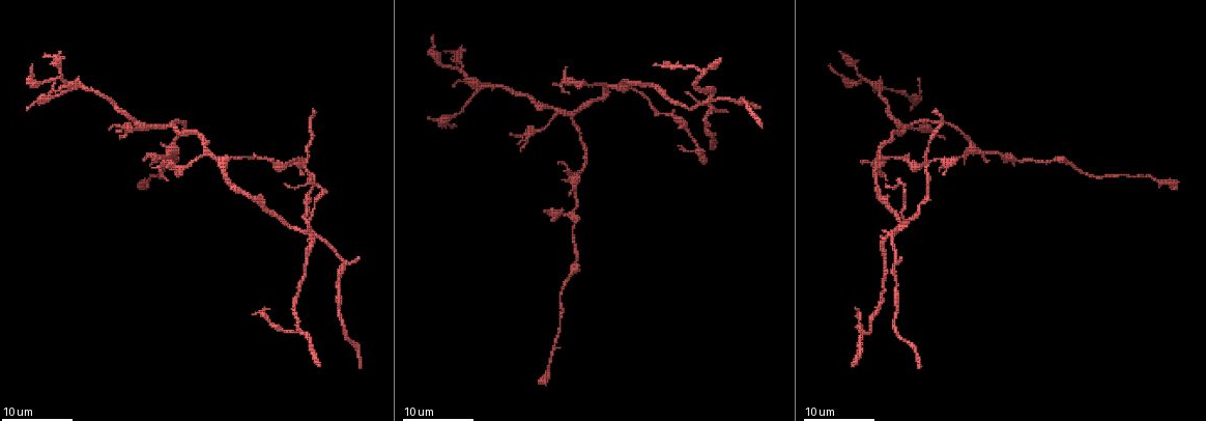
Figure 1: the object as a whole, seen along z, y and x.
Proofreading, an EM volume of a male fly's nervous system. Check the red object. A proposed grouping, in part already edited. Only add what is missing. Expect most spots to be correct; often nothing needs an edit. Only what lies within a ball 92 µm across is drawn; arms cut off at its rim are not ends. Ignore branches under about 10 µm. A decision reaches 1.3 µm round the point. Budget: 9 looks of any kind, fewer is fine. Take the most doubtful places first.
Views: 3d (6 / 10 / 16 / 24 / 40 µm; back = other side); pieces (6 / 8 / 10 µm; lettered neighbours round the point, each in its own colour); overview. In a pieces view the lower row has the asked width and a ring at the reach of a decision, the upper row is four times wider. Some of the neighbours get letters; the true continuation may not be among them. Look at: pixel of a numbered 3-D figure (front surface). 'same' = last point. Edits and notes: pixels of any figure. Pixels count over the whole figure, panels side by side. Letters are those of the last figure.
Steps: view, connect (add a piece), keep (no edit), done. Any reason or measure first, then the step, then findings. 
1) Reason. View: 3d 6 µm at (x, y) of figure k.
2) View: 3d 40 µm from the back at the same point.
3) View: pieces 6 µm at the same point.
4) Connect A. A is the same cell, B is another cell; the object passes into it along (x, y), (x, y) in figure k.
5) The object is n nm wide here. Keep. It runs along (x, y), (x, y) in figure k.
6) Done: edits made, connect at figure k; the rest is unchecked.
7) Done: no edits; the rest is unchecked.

Long arm stops here. View: pieces 6 µm at (252, 315) of figure 1.

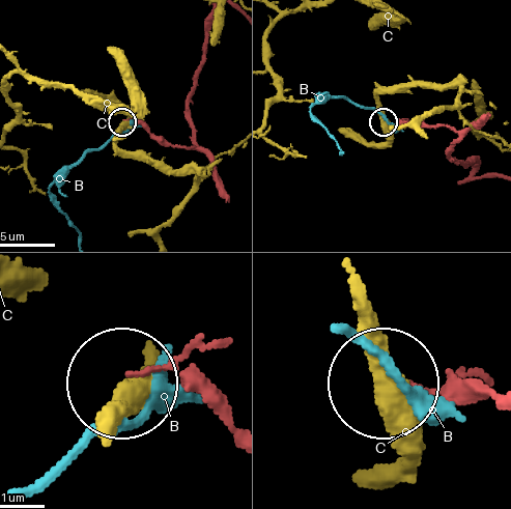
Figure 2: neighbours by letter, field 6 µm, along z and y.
The object is 80 nm wide here. Keep. B and C are other cells; it runs along (233, 432), (167, 369), (126, 376) in figure 2; none of them fits.

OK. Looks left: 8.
An open end. View: pieces 10 µm at (509, 135) of figure 1.

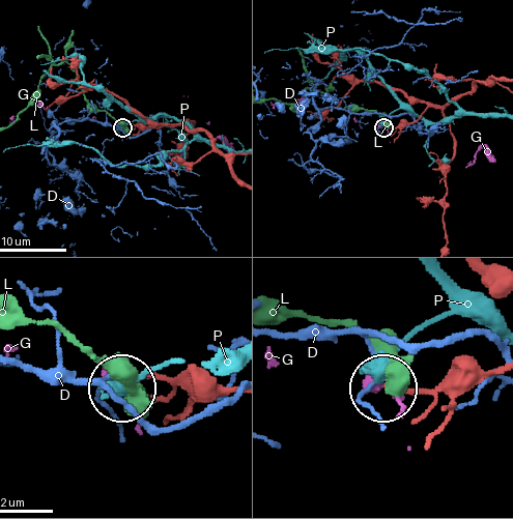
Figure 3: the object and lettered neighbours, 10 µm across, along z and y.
Keep. D, G, L and P are other cells; no lettered piece goes on from it.

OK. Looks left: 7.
Tapers out. View: pieces 8 µm at (861, 160) of figure 1.

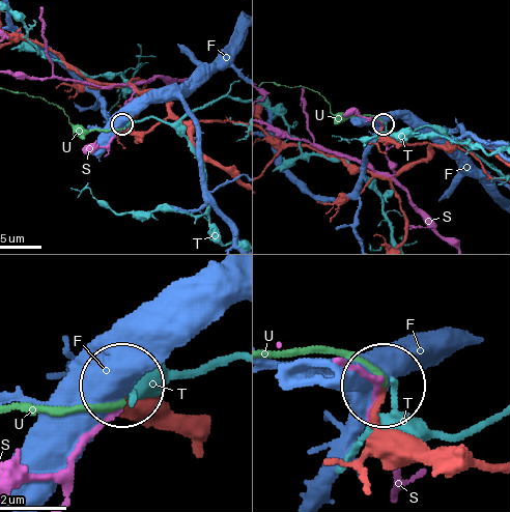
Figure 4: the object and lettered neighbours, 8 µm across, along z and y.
Connect U. U is the same cell, F, S and T are other cells; the object passes into it along (133, 131), (121, 126), (80, 131), (57, 105), (8, 90) in figure 4; it goes on there.

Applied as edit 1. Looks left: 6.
Branch stops here. View: pieces 6 µm at (545, 210) of figure 1.

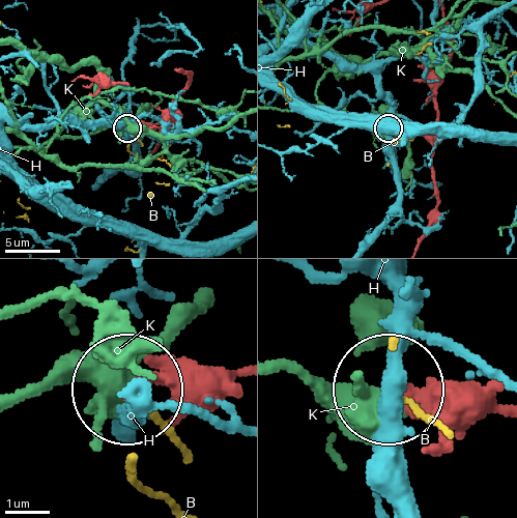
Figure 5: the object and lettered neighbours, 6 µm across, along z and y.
Keep. B, H and K are other cells; none of them fits.

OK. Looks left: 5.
Done: edits made, connect at figure 4; the rest is unchecked.

